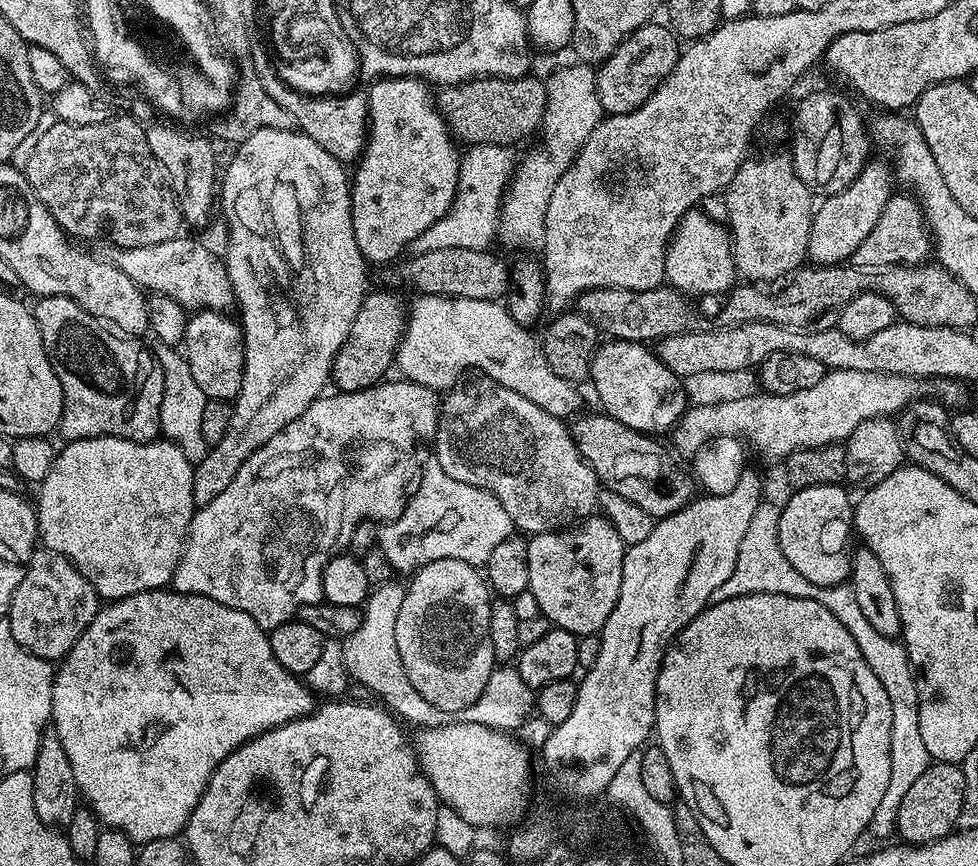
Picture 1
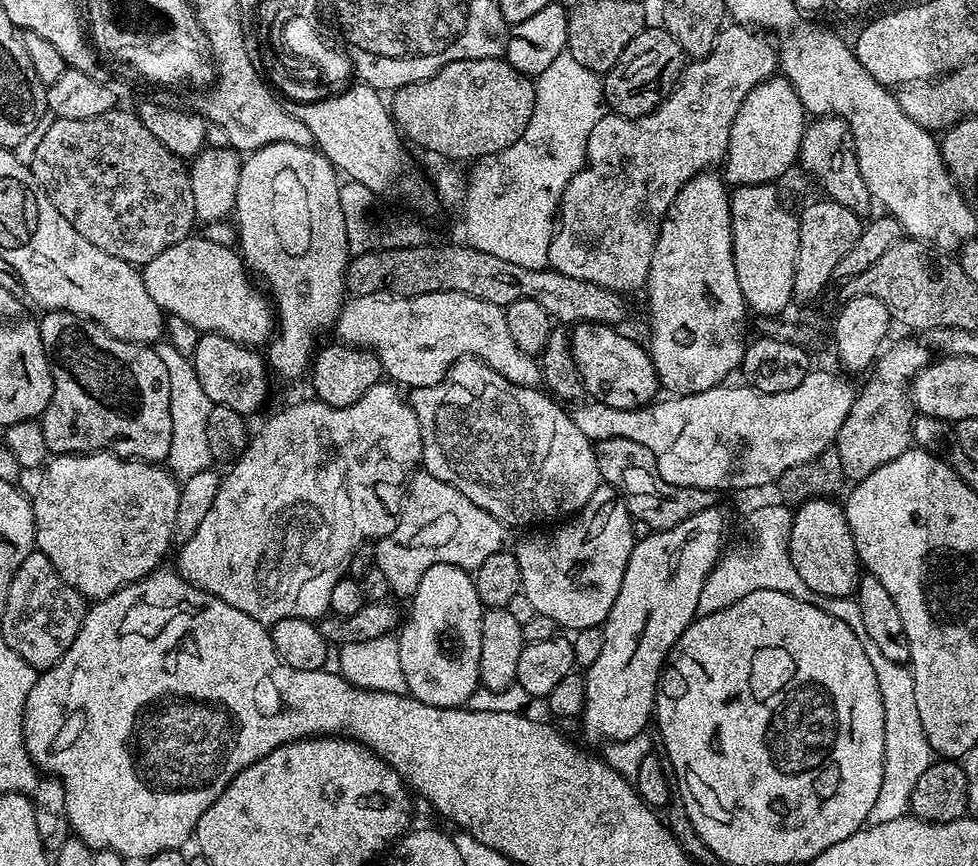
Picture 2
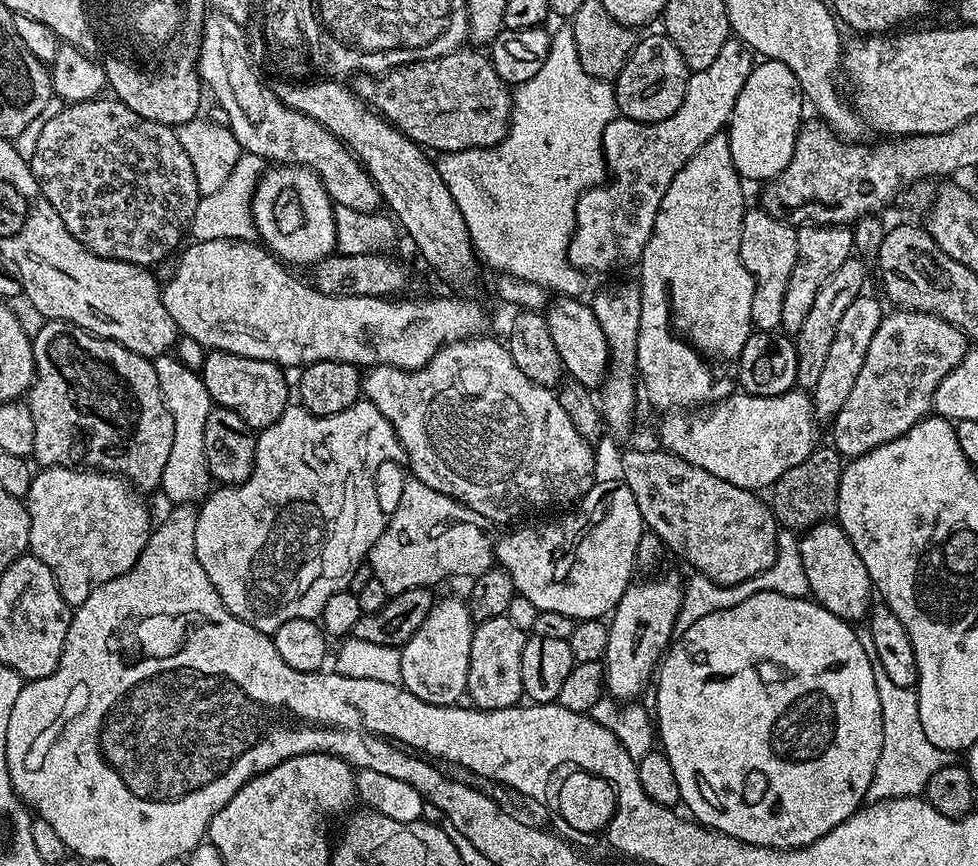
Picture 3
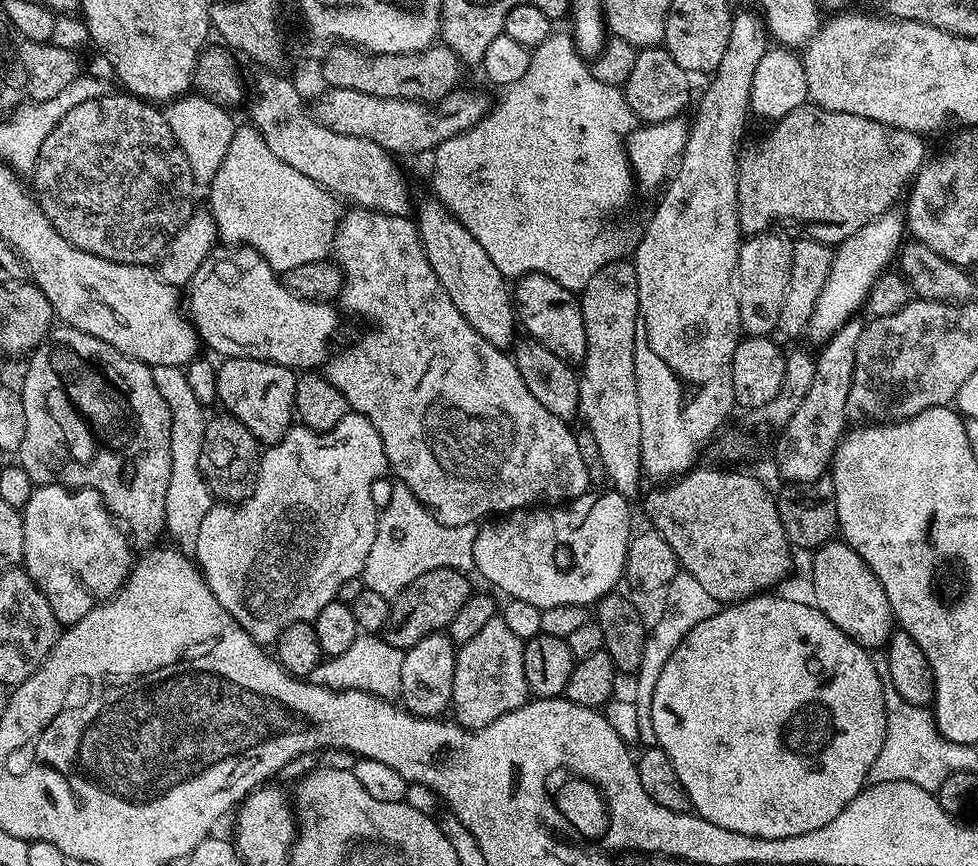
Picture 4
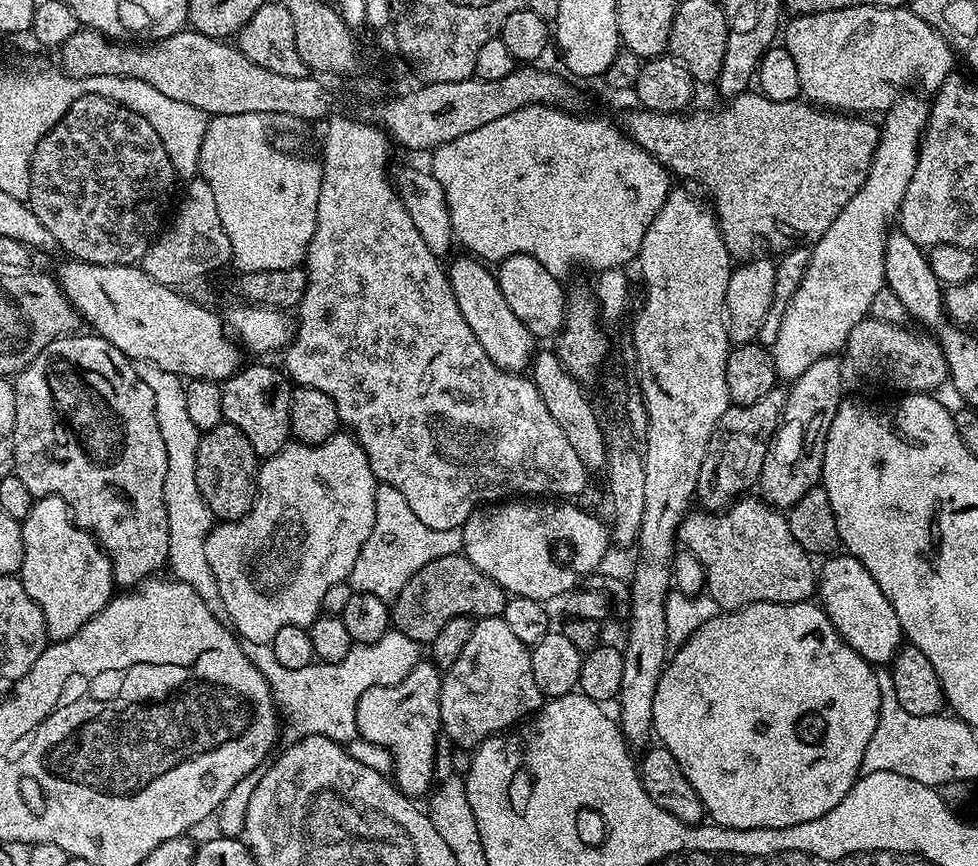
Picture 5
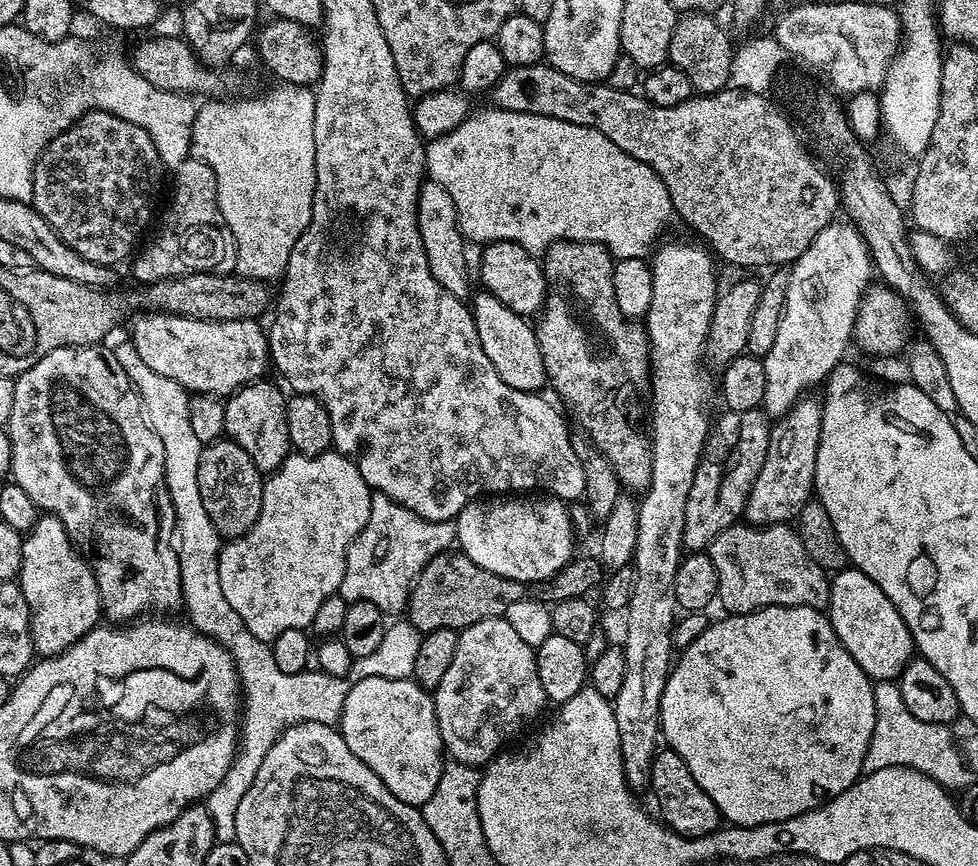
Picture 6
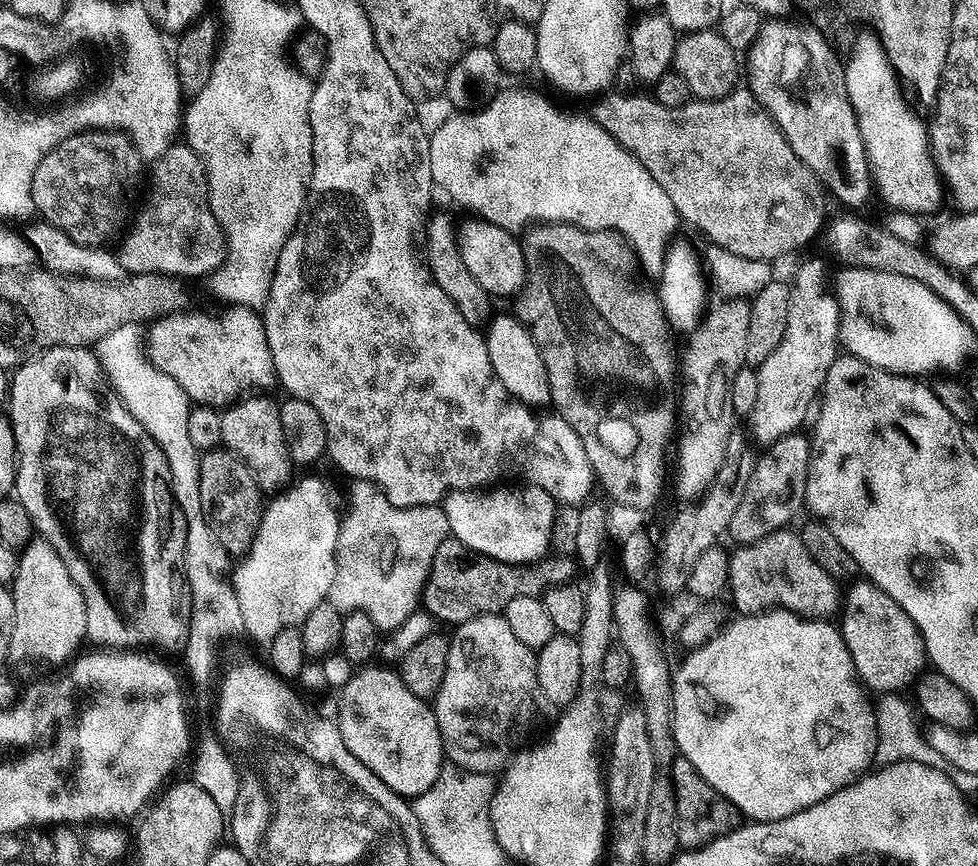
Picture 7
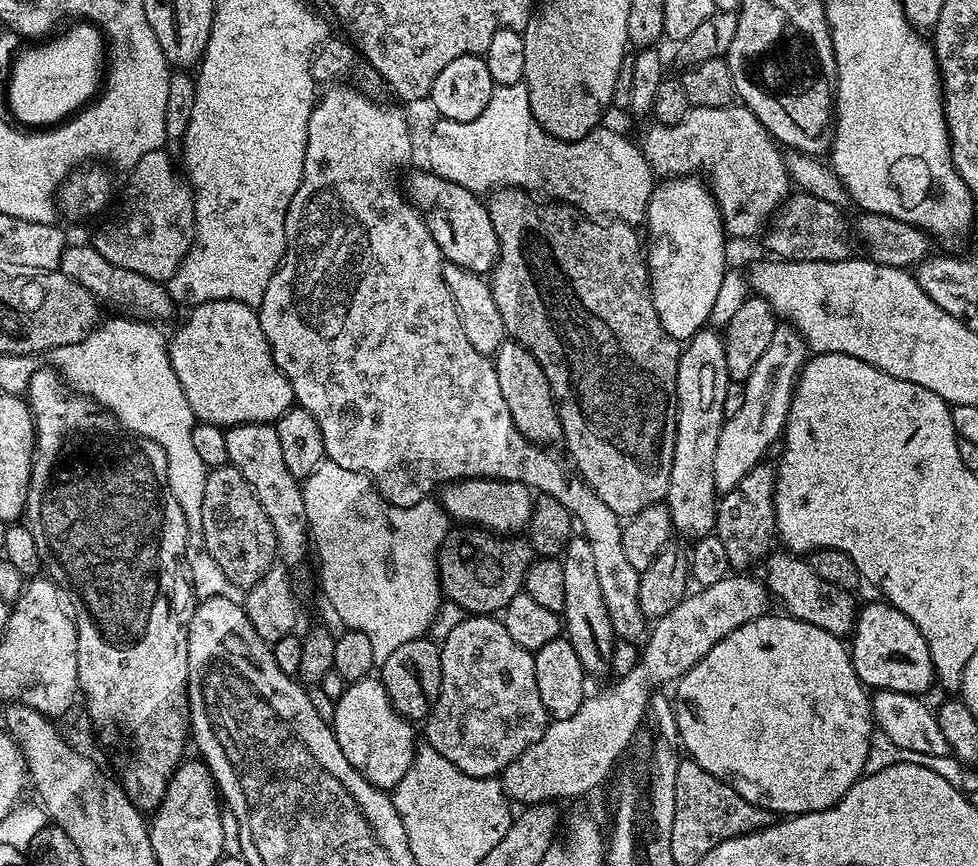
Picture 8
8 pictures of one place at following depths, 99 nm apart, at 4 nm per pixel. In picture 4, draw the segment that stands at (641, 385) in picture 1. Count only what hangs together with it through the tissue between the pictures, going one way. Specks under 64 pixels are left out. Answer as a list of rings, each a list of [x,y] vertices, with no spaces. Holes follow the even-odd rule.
[[[529,272],[519,277],[514,284],[514,300],[518,305],[518,320],[531,339],[542,342],[558,358],[569,362],[583,361],[588,352],[586,324],[583,322],[583,310],[577,293],[566,290],[554,278],[541,272]]]

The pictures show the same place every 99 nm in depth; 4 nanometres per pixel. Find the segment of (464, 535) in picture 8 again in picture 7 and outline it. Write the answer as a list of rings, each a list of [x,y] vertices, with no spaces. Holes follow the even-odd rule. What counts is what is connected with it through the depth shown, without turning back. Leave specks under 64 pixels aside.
[[[449,538],[434,550],[432,569],[424,585],[422,608],[434,620],[455,626],[470,618],[503,613],[514,598],[540,596],[548,587],[569,583],[575,572],[578,572],[578,565],[571,555],[552,554],[535,566],[507,564],[478,554],[462,542]]]

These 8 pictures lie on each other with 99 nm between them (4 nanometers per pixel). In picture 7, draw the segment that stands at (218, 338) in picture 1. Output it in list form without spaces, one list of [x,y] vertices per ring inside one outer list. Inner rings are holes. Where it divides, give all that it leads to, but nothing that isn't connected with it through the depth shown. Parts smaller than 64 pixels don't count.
[[[249,394],[228,405],[220,412],[222,418],[221,445],[233,452],[241,462],[254,474],[254,482],[261,493],[279,494],[293,483],[294,465],[290,450],[286,446],[286,434],[282,434],[280,405],[266,394]]]

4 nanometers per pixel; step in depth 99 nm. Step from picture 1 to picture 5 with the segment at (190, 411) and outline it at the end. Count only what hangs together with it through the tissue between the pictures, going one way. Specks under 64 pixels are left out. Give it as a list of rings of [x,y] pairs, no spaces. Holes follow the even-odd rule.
[[[137,360],[135,366],[138,378],[142,378],[142,382],[146,382],[146,386],[150,386],[150,391],[154,394],[158,426],[162,430],[162,442],[166,442],[164,501],[170,530],[167,567],[172,568],[171,575],[175,579],[186,582],[186,586],[196,591],[198,598],[206,602],[215,616],[223,617],[224,603],[218,590],[218,578],[214,578],[214,570],[210,570],[210,562],[206,558],[206,538],[214,527],[214,517],[198,490],[196,477],[198,442],[202,434],[194,426],[194,421],[186,410],[185,381],[170,374],[170,370],[162,370],[162,366],[154,366],[148,360]]]

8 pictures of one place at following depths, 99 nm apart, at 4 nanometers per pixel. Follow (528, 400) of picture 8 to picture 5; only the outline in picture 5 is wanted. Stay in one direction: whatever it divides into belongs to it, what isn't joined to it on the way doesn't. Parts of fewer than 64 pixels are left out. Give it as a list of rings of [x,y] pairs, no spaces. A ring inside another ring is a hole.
[[[460,254],[456,261],[447,265],[448,281],[454,290],[454,298],[458,302],[458,310],[462,310],[462,318],[466,318],[466,326],[474,330],[478,342],[482,342],[482,350],[490,354],[490,358],[500,368],[517,374],[523,373],[531,365],[534,355],[534,337],[518,314],[510,310],[506,298],[500,289],[497,273],[492,272],[487,263],[481,262],[471,254]]]

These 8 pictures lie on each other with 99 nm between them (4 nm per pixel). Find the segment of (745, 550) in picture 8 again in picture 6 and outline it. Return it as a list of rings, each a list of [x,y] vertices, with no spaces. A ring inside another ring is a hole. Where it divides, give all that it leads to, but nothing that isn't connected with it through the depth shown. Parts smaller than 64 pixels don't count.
[[[808,394],[772,424],[766,462],[762,462],[762,470],[758,470],[754,490],[750,490],[750,498],[744,507],[743,519],[747,523],[757,526],[788,524],[795,521],[802,506],[813,499],[814,466],[818,458],[823,413],[823,403]]]

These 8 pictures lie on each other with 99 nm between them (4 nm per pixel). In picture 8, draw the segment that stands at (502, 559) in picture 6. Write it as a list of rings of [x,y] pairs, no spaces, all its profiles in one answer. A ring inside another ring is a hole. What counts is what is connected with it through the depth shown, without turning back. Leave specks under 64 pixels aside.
[[[465,478],[443,485],[438,499],[453,521],[467,522],[493,534],[520,534],[530,522],[534,492],[522,482],[513,480]]]

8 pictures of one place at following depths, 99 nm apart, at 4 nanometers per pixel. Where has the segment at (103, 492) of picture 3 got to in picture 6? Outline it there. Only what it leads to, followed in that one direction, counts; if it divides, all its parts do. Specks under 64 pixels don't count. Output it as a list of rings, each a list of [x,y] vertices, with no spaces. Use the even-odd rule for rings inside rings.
[[[41,515],[31,529],[24,536],[22,546],[22,566],[18,583],[22,594],[28,603],[28,609],[32,612],[32,651],[37,657],[57,656],[64,652],[71,644],[78,642],[92,628],[101,623],[100,595],[92,568],[87,559],[69,540],[62,522],[58,522],[56,516]]]

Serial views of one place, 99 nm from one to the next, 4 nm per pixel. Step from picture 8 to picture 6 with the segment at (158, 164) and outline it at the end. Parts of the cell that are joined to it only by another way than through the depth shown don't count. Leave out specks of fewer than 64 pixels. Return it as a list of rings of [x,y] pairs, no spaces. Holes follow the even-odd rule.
[[[189,158],[174,169],[173,176],[176,177],[170,180],[172,197],[168,200],[168,209],[159,213],[156,233],[155,228],[151,233],[152,241],[148,245],[145,243],[131,257],[133,278],[147,286],[159,280],[172,280],[175,276],[189,276],[195,272],[233,273],[237,262],[236,239],[221,216],[213,168],[204,160]]]

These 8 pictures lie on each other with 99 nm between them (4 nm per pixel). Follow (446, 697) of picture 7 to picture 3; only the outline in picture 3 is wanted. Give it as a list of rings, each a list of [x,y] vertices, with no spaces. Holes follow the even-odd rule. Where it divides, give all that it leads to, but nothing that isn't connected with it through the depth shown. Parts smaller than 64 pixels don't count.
[[[507,614],[498,618],[481,620],[472,629],[470,642],[470,670],[468,671],[467,699],[475,707],[493,712],[503,708],[515,708],[525,699],[522,686],[522,650],[526,633]]]

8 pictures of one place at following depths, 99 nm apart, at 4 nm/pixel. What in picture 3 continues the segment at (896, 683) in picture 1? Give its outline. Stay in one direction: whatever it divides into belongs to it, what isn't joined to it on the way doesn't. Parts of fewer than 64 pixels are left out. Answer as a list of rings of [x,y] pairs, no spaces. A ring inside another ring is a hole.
[[[780,530],[776,533],[776,557],[774,562],[762,574],[750,578],[746,582],[737,584],[715,584],[710,578],[699,574],[692,574],[688,581],[683,581],[684,597],[680,613],[676,619],[676,632],[685,632],[698,618],[706,618],[706,614],[714,614],[714,610],[726,610],[726,606],[738,606],[738,602],[746,602],[750,594],[759,592],[777,592],[787,596],[809,595],[806,582],[806,570],[802,570],[802,554],[797,533],[791,530]],[[857,627],[856,633],[862,642],[862,650],[866,650],[866,658],[870,658],[870,666],[874,666],[874,682],[878,682],[878,702],[882,702],[882,754],[878,758],[878,766],[874,766],[874,778],[864,799],[869,804],[877,804],[883,800],[920,796],[930,778],[934,778],[934,774],[938,774],[942,766],[950,763],[949,753],[934,746],[934,742],[926,738],[926,730],[922,730],[922,722],[918,718],[918,698],[915,691],[894,686],[894,682],[886,678],[886,670],[874,650],[868,627]]]

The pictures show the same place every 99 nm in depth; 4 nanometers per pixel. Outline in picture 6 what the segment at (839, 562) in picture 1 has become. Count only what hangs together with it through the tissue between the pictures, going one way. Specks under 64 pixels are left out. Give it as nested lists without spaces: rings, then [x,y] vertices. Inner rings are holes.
[[[847,567],[840,569],[831,577],[828,585],[828,607],[826,615],[834,634],[846,646],[850,658],[862,666],[869,680],[895,681],[901,674],[909,660],[914,656],[912,635],[894,602],[882,594],[882,590],[866,574],[857,568]]]

